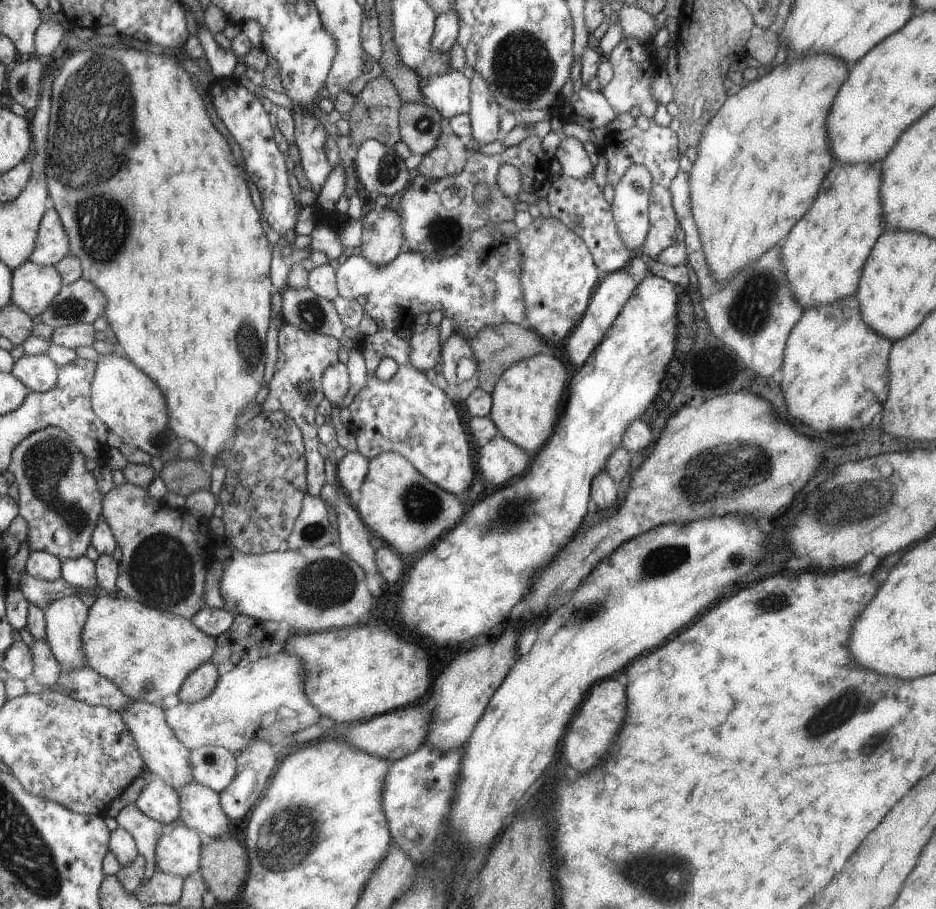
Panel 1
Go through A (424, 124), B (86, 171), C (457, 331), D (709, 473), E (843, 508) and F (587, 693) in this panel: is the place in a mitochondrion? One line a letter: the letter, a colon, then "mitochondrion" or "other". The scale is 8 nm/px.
A: mitochondrion
B: mitochondrion
C: other
D: mitochondrion
E: mitochondrion
F: other

